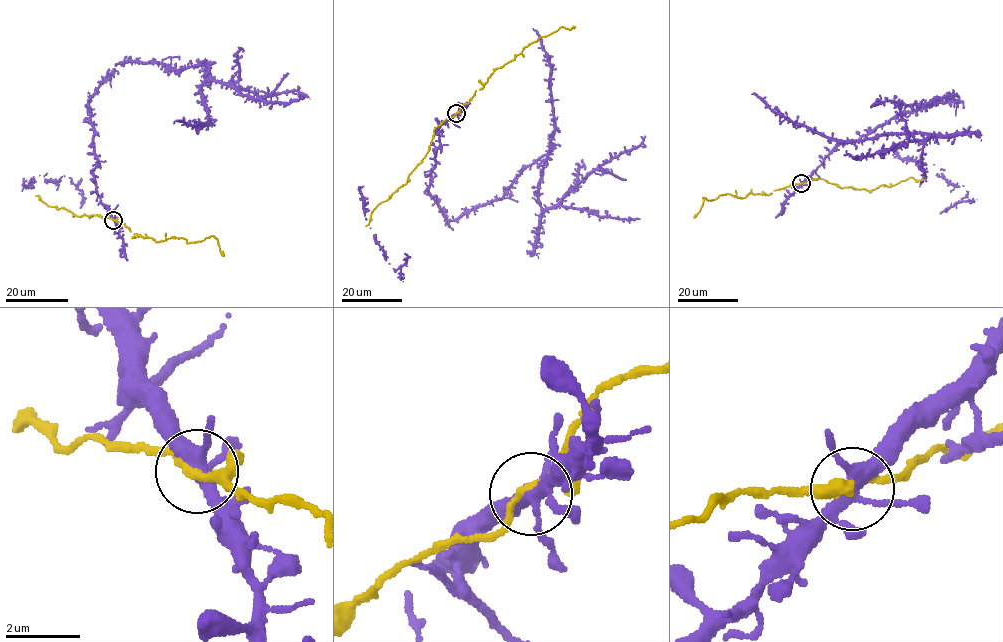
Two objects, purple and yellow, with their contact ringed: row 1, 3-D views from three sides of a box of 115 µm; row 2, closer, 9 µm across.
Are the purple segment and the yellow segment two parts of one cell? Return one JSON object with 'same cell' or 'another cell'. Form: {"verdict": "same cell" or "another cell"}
{"verdict": "another cell"}

